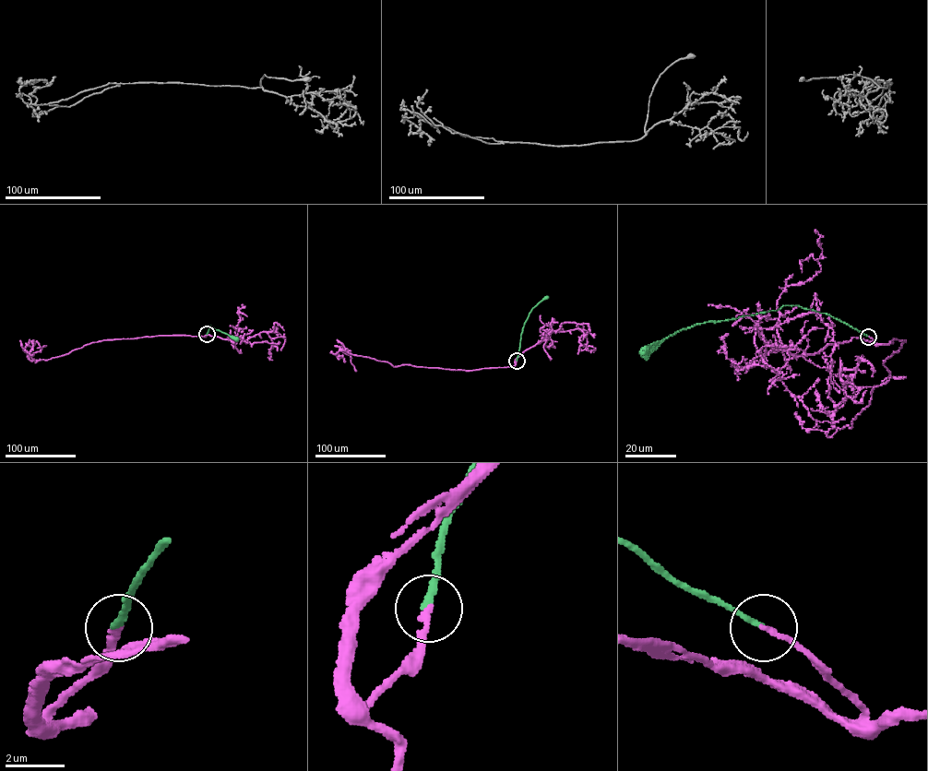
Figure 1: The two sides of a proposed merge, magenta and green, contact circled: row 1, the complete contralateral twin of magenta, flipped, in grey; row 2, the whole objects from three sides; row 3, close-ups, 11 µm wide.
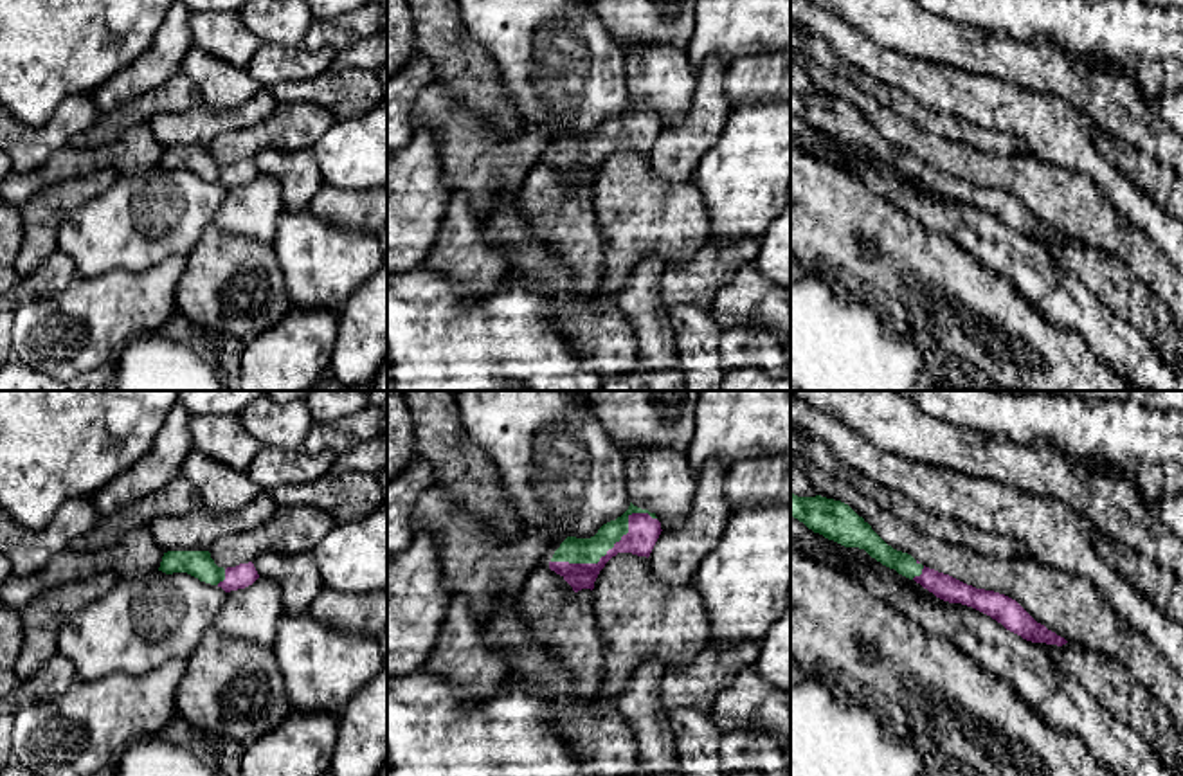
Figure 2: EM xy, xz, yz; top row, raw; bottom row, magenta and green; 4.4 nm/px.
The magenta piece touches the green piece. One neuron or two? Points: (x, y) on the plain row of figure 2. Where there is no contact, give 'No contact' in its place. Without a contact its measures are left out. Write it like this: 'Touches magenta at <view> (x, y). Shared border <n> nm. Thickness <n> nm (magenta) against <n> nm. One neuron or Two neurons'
Touches magenta at xz (609, 146). Shared border 500 nm. Thickness 140 nm (magenta) against 120 nm. One neuron

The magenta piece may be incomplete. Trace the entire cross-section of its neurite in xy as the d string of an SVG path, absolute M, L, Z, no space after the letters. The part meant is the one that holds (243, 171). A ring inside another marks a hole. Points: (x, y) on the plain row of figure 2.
M167 148L158 167L166 171L187 169L225 189L245 185L259 175L252 158L223 166L214 160L209 148Z

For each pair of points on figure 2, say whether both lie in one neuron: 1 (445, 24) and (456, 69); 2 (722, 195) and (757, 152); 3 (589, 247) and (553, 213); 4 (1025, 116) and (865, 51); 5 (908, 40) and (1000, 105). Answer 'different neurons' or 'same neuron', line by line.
1: same neuron
2: same neuron
3: same neuron
4: same neuron
5: different neurons

